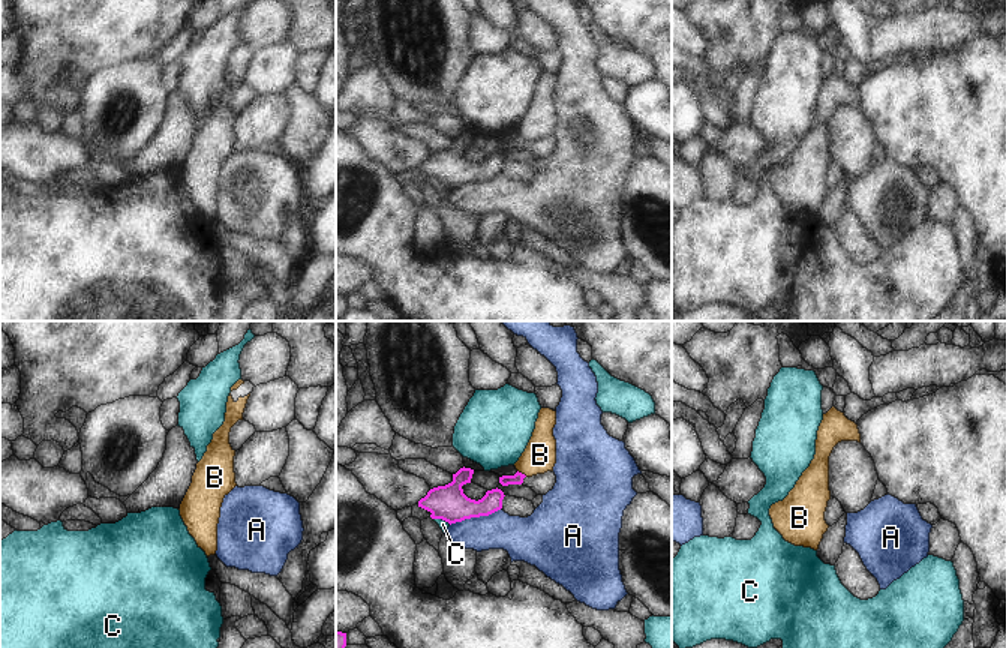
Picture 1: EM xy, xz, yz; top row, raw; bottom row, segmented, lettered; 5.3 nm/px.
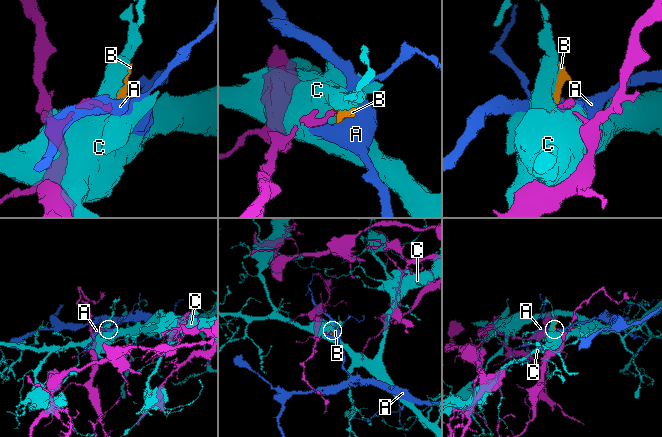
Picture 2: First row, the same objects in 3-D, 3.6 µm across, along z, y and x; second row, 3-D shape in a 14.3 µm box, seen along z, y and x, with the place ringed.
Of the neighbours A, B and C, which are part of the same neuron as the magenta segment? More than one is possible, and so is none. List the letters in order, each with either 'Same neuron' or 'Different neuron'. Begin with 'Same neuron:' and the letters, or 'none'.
Same neuron: none
A: Different neuron
B: Different neuron
C: Different neuron

